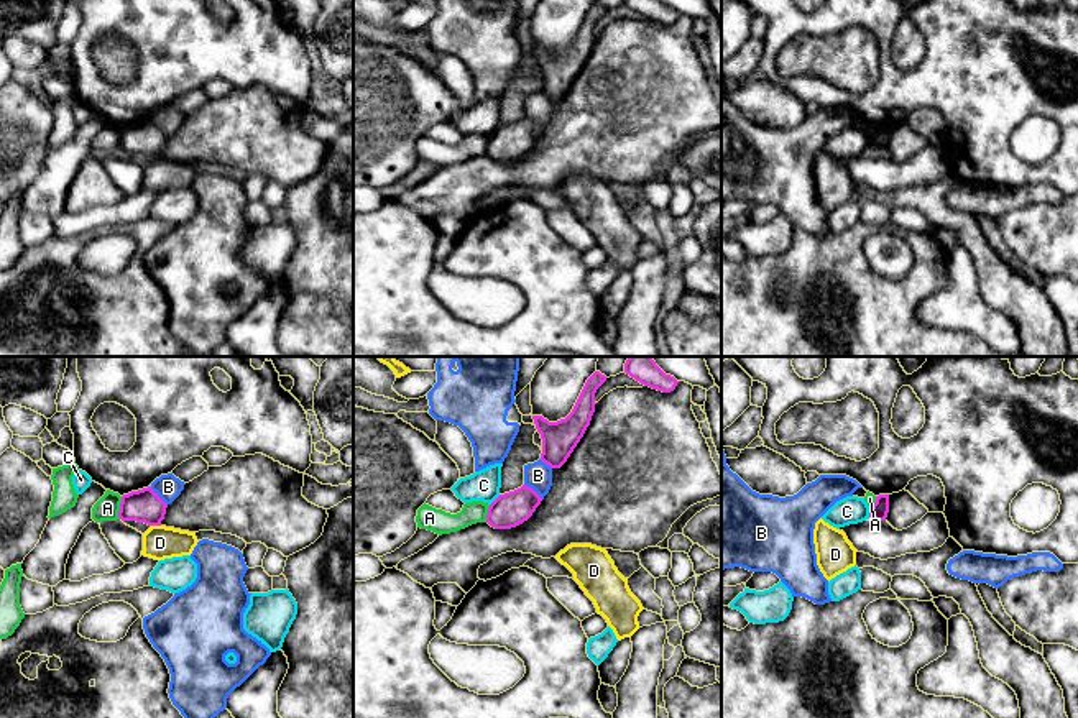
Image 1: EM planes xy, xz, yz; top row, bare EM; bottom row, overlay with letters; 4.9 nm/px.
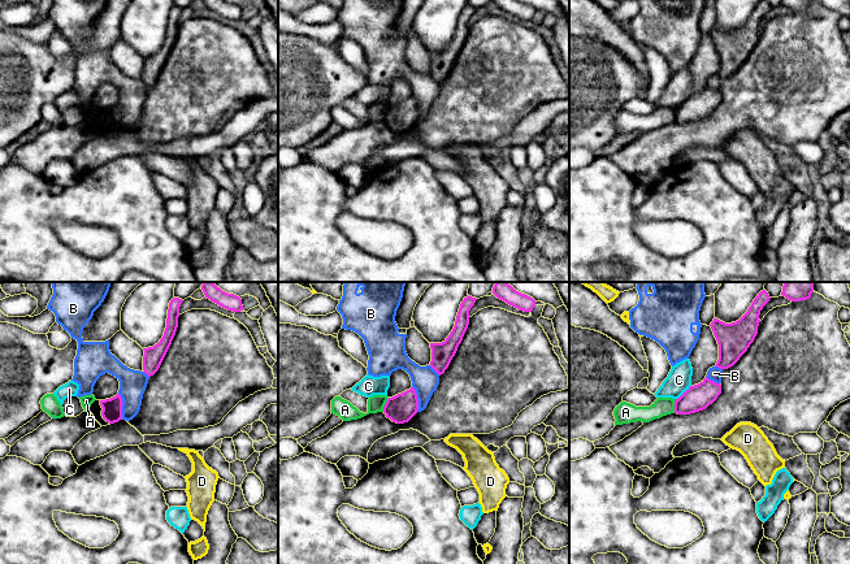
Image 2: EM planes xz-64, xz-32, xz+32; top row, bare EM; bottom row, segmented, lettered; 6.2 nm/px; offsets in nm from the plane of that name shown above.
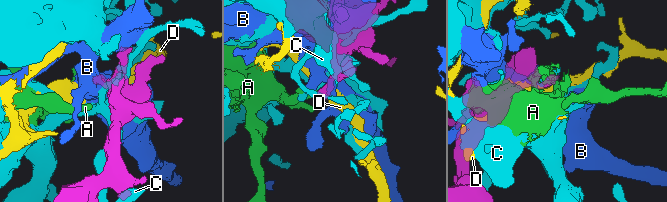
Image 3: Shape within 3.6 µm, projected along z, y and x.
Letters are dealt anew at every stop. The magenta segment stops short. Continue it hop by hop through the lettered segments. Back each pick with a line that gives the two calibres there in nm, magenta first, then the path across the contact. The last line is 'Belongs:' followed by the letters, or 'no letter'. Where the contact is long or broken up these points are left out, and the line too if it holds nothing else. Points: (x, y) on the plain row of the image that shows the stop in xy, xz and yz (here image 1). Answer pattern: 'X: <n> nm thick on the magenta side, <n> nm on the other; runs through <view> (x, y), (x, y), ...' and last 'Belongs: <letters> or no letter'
D: 160 nm thick on the magenta side, 170 nm on the other; runs through xy (145, 138), (156, 156), (160, 174)
Belongs: D

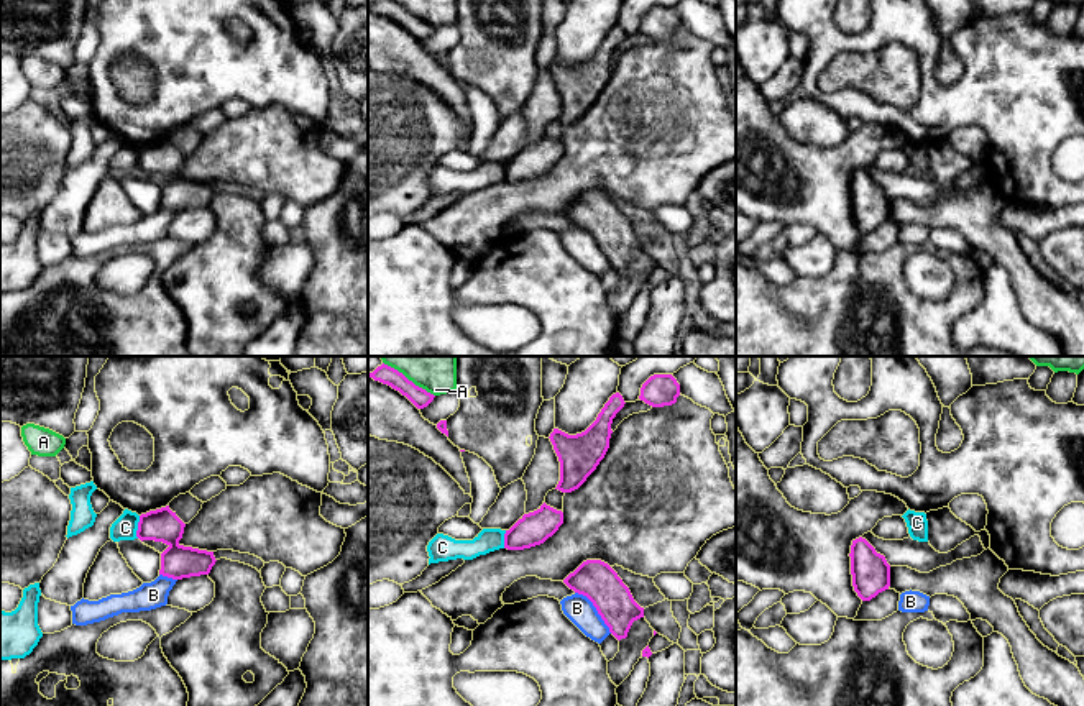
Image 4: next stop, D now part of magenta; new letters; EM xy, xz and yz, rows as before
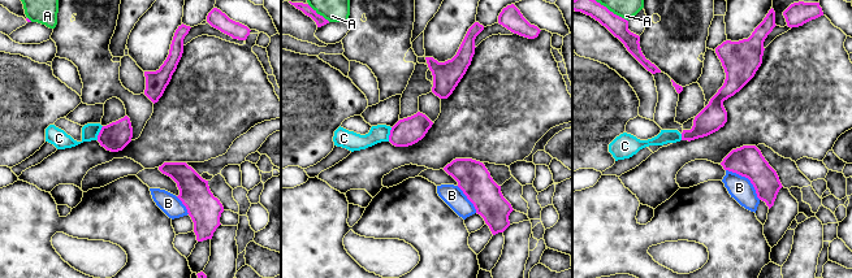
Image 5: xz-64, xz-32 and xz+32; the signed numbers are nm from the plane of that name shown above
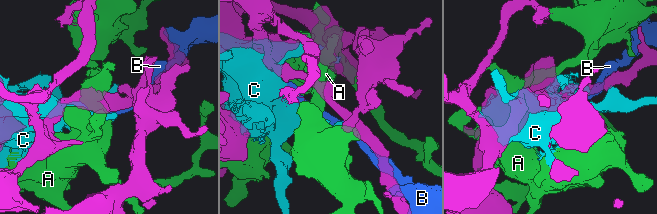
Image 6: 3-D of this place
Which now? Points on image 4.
Belongs: no letter

